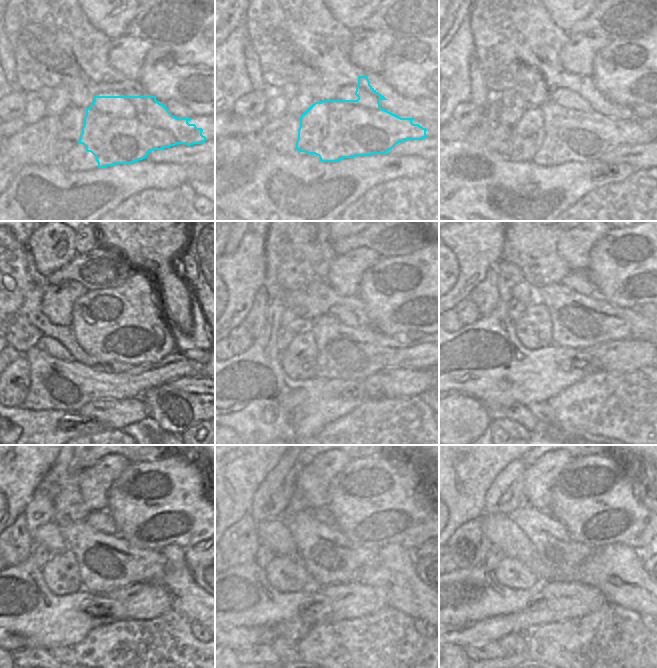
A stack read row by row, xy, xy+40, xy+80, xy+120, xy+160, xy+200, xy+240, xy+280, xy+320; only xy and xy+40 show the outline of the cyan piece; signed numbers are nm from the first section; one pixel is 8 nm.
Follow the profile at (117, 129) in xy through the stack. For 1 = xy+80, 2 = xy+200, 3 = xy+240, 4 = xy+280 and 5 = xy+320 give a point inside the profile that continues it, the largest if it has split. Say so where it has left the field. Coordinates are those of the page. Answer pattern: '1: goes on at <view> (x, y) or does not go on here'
1: goes on at xy+80 (590, 94)
2: goes on at xy+200 (554, 338)
3: goes on at xy+240 (106, 562)
4: goes on at xy+280 (329, 557)
5: goes on at xy+320 (552, 541)

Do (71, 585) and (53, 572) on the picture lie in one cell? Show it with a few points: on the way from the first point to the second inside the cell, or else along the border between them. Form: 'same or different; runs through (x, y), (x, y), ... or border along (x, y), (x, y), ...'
same; runs through (67, 581), (57, 573)

